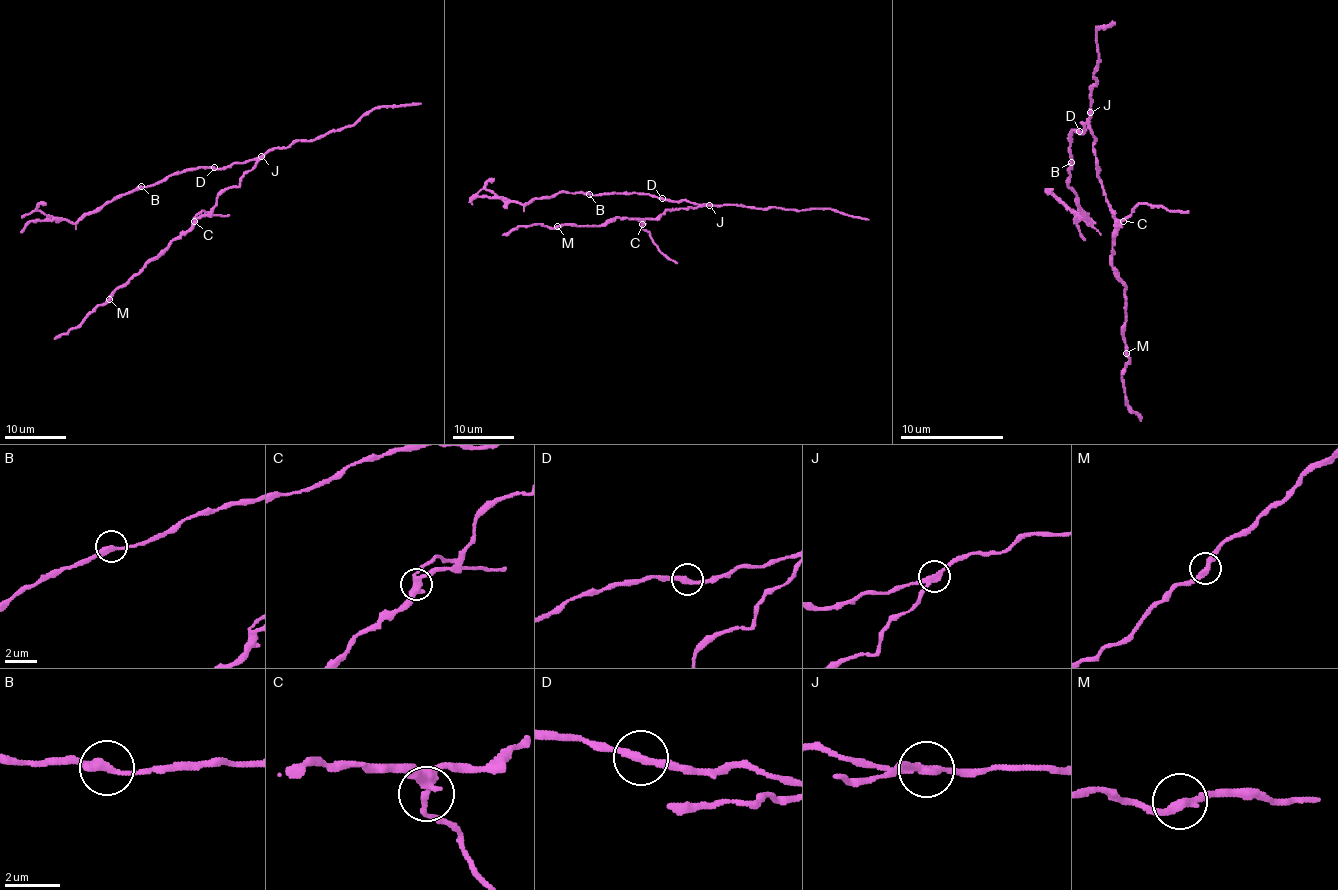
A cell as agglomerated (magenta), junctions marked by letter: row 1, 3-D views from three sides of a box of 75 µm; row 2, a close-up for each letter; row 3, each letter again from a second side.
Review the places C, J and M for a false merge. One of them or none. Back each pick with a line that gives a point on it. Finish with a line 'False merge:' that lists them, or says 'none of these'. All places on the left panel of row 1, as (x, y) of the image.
J: at (261, 156)
False merge: J

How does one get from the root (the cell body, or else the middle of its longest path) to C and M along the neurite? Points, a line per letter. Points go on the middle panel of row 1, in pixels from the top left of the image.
C: (703, 204), (668, 209), (654, 218), (647, 218), (642, 224)
M: (703, 204), (668, 209), (654, 218), (612, 218), (598, 226), (557, 226)

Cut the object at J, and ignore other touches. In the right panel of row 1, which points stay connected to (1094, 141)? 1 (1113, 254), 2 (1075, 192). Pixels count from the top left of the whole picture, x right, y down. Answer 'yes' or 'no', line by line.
1: yes
2: no

